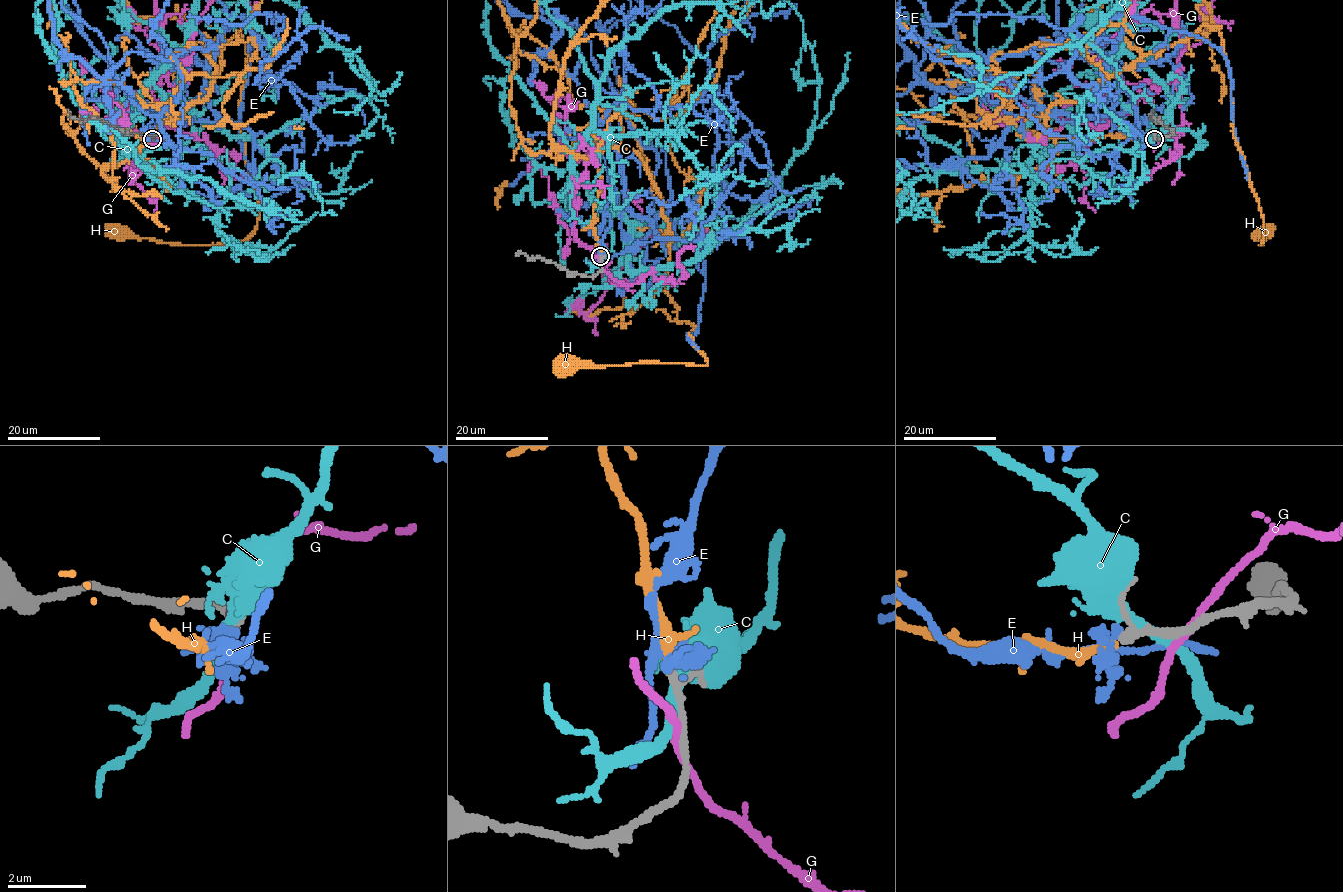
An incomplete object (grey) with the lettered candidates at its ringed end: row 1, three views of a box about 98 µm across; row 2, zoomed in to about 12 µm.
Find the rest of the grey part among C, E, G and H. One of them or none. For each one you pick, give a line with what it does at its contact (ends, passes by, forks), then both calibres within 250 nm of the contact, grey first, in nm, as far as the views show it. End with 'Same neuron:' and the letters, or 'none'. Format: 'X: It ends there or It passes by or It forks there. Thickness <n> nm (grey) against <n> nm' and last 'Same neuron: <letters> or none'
H: It passes by. Thickness 180 nm (grey) against 170 nm
Same neuron: H

